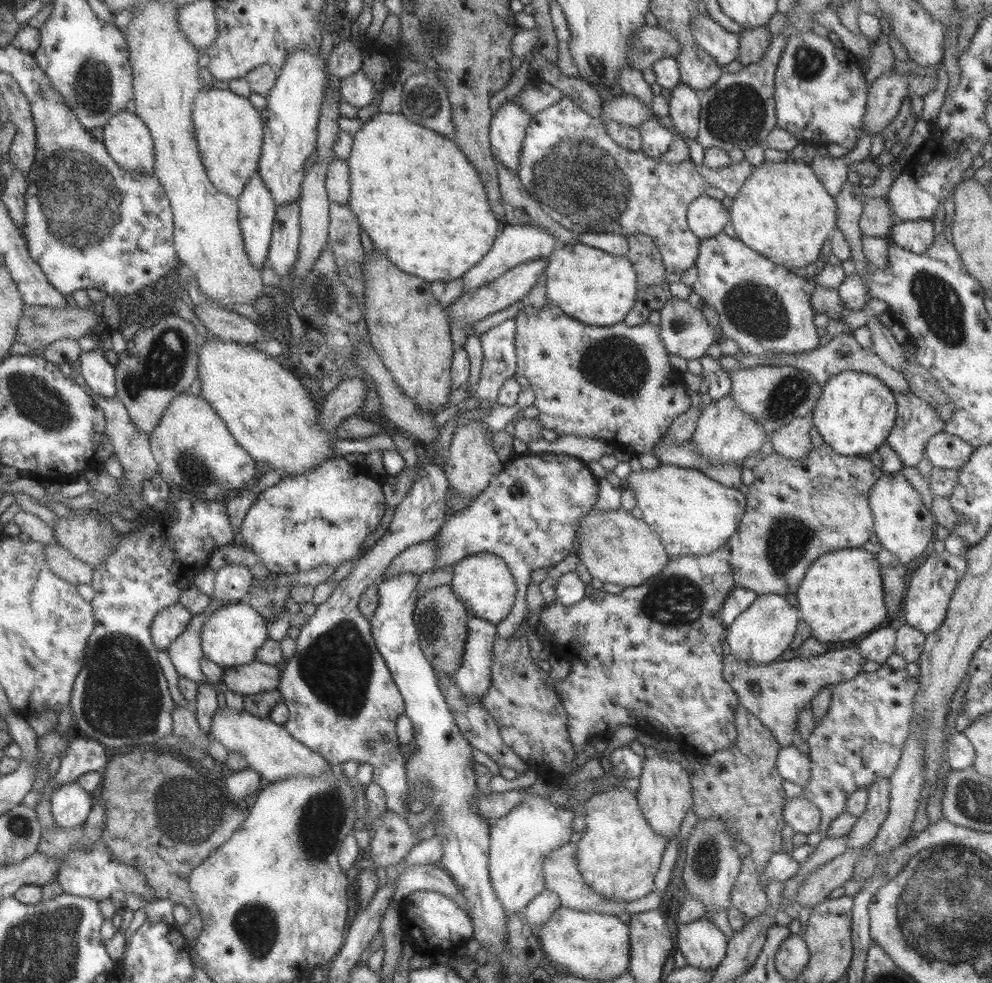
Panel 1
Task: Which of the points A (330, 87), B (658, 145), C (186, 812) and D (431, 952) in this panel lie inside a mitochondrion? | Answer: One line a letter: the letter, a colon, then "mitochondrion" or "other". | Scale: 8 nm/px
A: other
B: other
C: mitochondrion
D: other

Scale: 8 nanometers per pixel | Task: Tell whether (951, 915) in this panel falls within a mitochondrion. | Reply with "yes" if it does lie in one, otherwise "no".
yes

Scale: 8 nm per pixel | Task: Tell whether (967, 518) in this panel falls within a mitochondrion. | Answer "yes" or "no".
yes

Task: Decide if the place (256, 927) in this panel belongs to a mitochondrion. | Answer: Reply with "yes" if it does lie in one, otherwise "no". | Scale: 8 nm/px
yes

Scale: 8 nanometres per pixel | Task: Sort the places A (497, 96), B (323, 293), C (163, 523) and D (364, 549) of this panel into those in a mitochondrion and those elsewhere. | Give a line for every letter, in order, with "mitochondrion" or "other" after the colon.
A: other
B: mitochondrion
C: other
D: other

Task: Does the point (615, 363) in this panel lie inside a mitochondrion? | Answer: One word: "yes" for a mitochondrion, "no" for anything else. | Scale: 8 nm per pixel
yes

